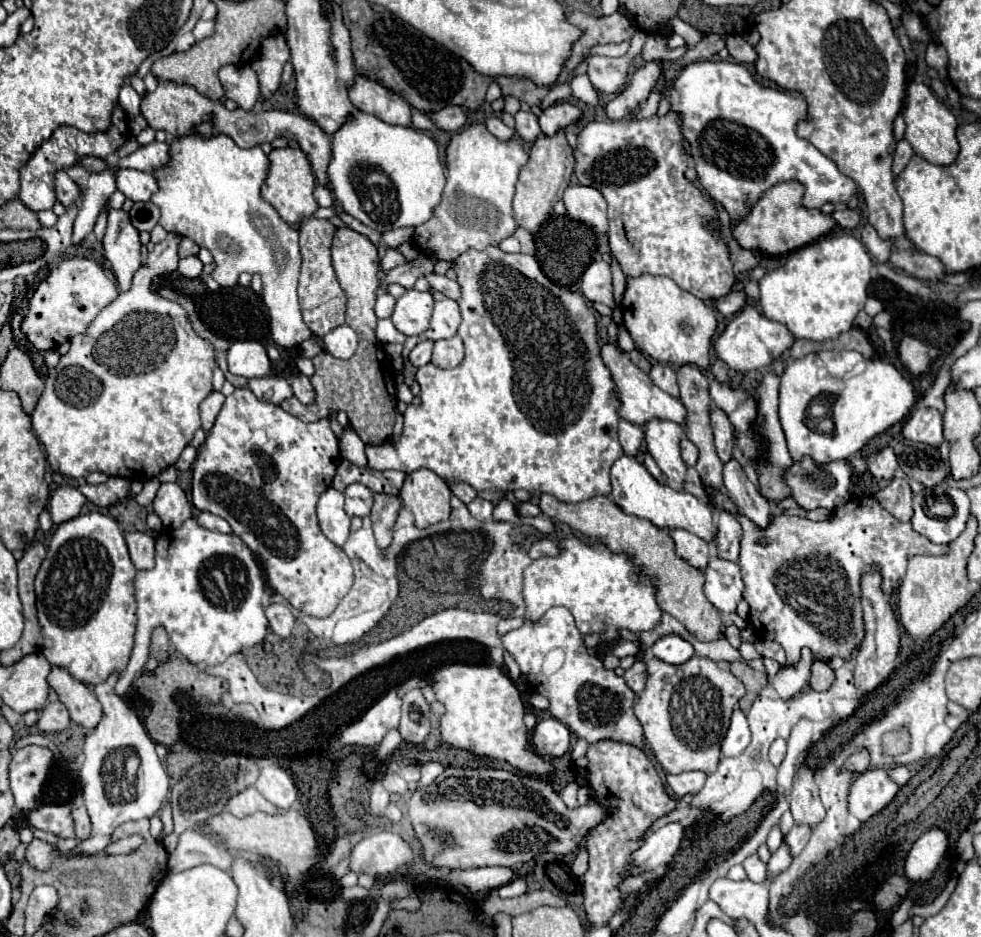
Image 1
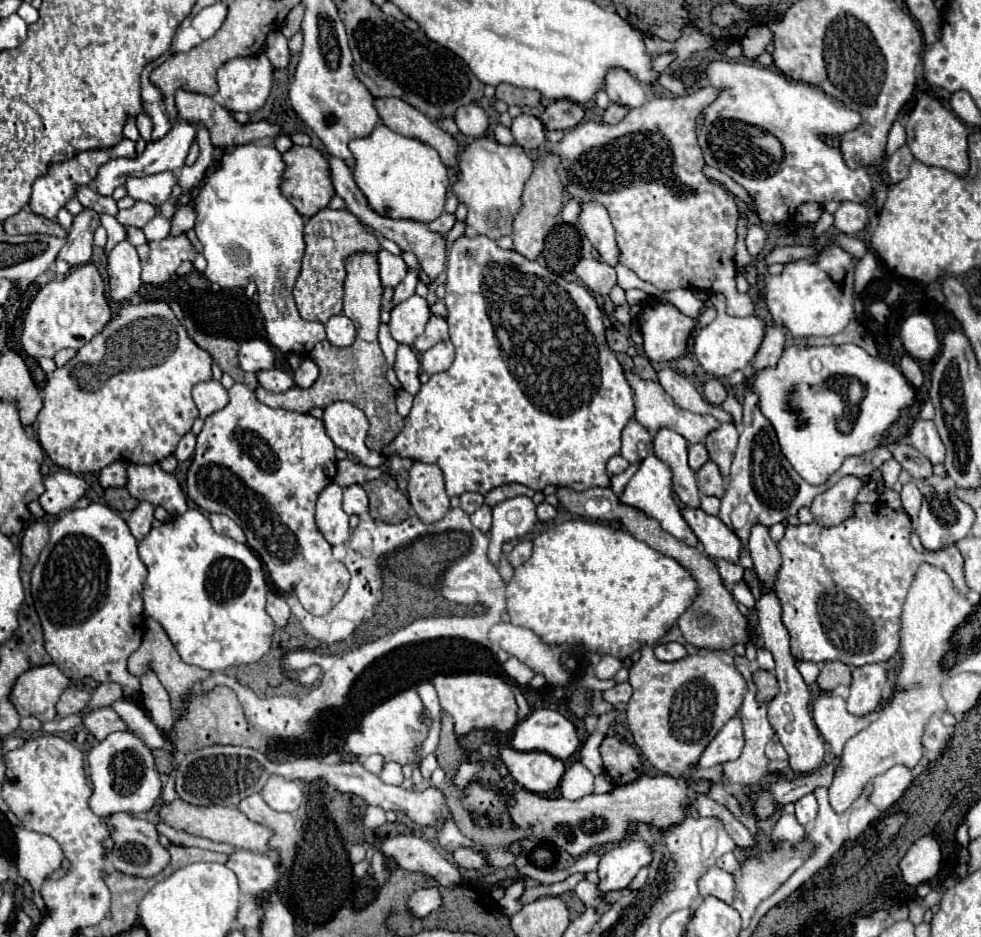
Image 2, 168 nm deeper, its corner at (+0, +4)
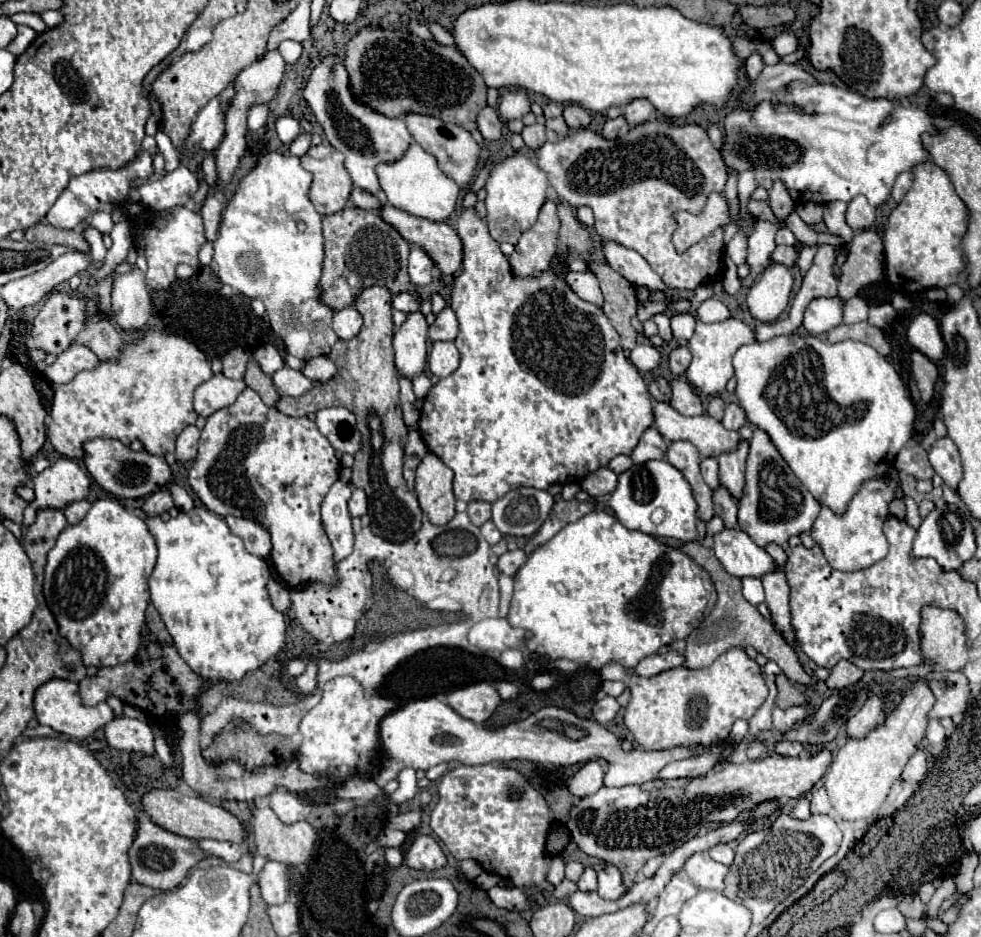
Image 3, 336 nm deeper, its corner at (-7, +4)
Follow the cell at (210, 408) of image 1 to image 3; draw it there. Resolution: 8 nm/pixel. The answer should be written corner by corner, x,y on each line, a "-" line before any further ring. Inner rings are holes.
217,373
195,389
195,411
201,417
209,417
217,409
233,405
233,401
243,389
245,389
243,381
233,381
227,379
223,373

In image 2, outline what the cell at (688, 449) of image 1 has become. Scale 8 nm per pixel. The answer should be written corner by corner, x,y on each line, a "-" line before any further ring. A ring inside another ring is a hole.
702,443
690,445
690,447
688,447
688,461
690,461
690,467
692,467
694,471
698,471
698,469
708,461
708,451
706,451
706,447
704,447

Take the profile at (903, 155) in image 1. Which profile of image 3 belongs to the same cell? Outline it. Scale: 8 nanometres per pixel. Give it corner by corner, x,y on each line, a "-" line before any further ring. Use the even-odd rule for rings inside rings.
905,171
905,173
899,173
897,179
895,179
895,185
893,185
893,199
899,203
901,197
905,195
905,191
909,189
909,185
913,183
913,171

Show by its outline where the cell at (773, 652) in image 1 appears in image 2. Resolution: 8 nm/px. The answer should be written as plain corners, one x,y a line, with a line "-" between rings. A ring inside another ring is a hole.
798,661
796,665
798,665
798,671
802,673
802,677
804,677
806,683
816,681
816,677
818,677
818,673
820,673
820,669
818,669
816,663
810,663
810,661

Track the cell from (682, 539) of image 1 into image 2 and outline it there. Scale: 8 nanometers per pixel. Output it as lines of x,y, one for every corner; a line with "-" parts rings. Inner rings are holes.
652,453
650,457
646,457
646,459
640,463
638,471
634,473
634,477
626,483
624,491
620,493
620,503
630,505
630,507
642,511
646,517
656,519
656,521
662,525
664,531
672,533
676,539
684,541
686,545
696,545
698,539
696,539
694,531
690,529
690,525
684,521
684,517
682,517
682,513
680,513
680,507
676,505
672,493
674,493
674,489
672,489
672,471
670,471
670,467
668,467
666,463
662,463
662,461

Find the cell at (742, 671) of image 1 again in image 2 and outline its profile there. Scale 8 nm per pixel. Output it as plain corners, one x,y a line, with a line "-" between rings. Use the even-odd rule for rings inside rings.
760,669
760,671
754,673
754,683
758,687
758,695
756,695
758,701
772,701
776,697
778,681
776,681
774,673

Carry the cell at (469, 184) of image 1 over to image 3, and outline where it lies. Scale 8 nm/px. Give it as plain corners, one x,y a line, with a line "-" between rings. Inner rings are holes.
515,153
513,157
507,157
499,163
495,163
495,167
491,169
487,183
485,183
485,205
487,205
487,225
489,225
489,233
495,241
503,243
517,243
519,235
523,231
527,231
539,215
541,205
547,199
547,177
545,171
539,169
535,157
523,155
523,153

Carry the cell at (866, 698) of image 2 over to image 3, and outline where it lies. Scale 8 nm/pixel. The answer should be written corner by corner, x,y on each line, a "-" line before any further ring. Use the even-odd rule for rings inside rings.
869,693
865,705
847,721
847,735
849,737
865,737
873,727
883,723
883,719
885,719
883,695

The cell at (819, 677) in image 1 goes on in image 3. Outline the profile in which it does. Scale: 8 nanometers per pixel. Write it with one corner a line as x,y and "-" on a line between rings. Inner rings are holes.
839,661
833,667
833,671
831,671
831,675
827,677
825,683
831,691
839,691
847,685
855,685
861,677
863,677
863,671
857,665
853,665
851,661

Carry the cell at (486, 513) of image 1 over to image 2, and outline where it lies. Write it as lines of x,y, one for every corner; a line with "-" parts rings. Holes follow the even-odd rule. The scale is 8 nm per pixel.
482,505
476,513
470,515
470,521
472,521
472,525
476,529
480,529
482,533
488,533
490,525
492,525
492,521
490,521
490,505

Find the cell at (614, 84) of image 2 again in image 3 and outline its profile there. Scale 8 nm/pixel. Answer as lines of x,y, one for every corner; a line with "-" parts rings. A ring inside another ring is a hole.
637,99
637,101
631,101
629,105
623,105
623,117
627,119
629,125
637,125
651,119
651,113
655,113
655,109
651,101
645,101
645,99

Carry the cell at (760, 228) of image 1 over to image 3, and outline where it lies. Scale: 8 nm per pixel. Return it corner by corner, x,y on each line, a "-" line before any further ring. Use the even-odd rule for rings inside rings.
857,195
849,205
847,205
847,213
845,213
845,221
853,231
863,231
869,229
875,221
875,207
871,207
867,203
865,197

